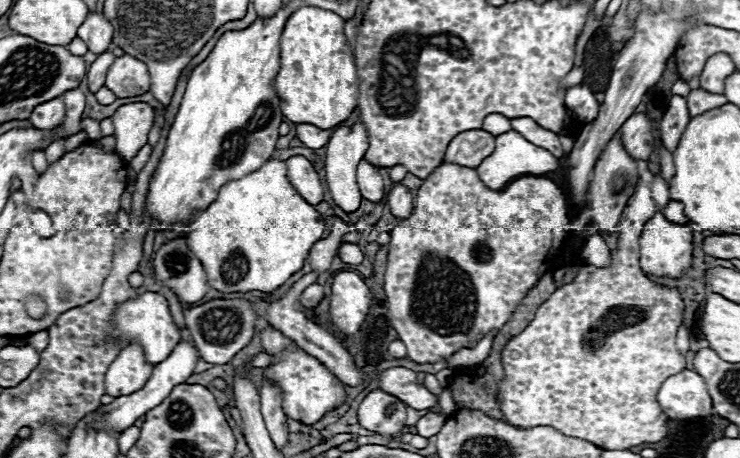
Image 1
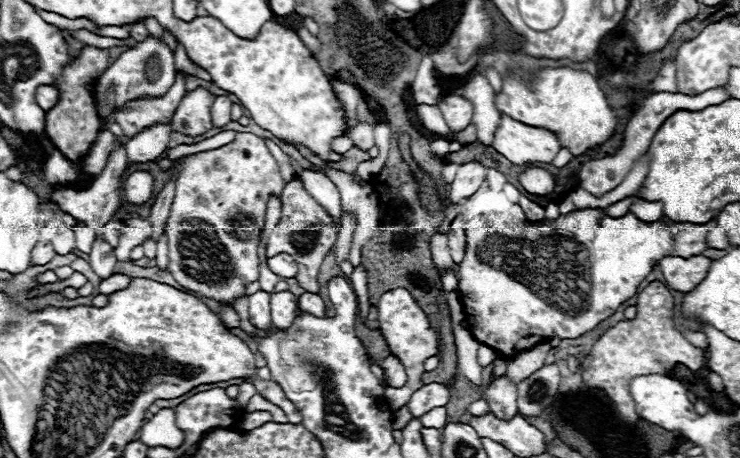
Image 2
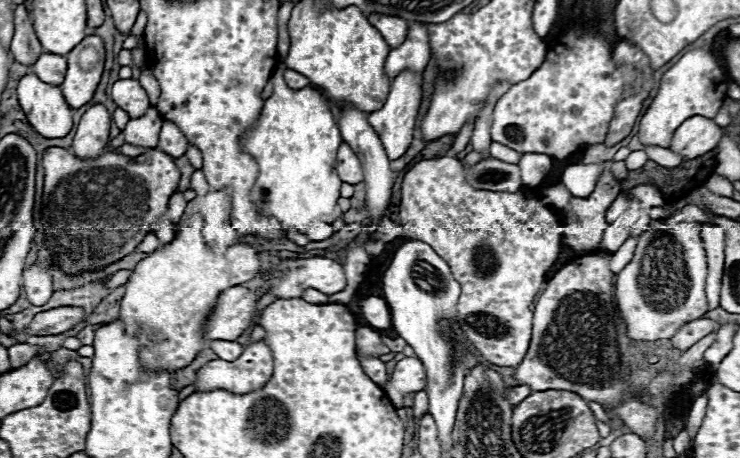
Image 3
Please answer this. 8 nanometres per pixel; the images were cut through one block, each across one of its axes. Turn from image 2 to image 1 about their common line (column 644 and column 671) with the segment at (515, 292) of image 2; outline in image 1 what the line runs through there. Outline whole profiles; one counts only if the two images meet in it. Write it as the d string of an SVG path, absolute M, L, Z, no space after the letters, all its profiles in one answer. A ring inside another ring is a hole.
M656 214L640 234L640 268L656 276L680 278L692 264L692 251L692 231L686 226L664 220L662 214Z

